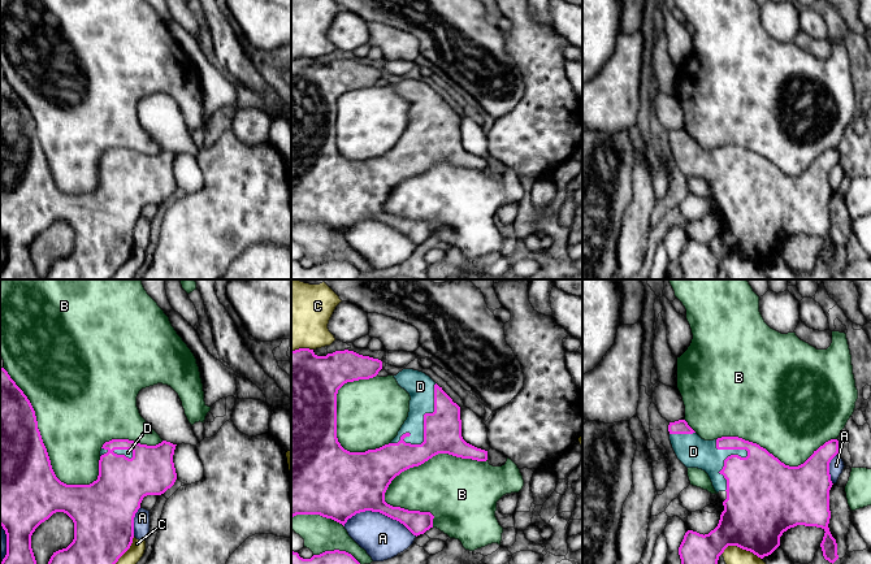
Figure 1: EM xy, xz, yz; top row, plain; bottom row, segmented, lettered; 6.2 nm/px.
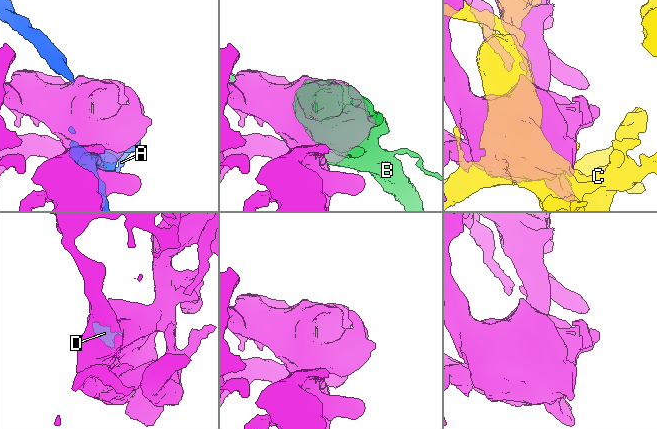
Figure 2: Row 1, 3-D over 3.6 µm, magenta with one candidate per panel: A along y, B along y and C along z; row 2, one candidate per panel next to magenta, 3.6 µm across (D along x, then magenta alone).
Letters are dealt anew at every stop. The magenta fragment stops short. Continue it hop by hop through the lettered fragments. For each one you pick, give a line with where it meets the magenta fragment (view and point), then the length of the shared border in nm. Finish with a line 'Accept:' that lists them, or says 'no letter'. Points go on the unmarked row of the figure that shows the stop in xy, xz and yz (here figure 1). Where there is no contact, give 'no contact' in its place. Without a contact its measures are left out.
D: contact xz (424, 135); length 480 nm
Accept: D

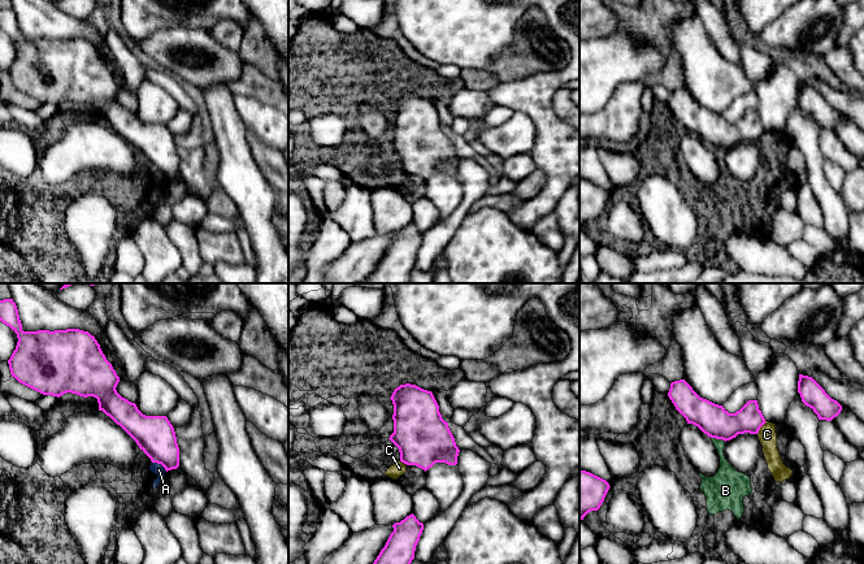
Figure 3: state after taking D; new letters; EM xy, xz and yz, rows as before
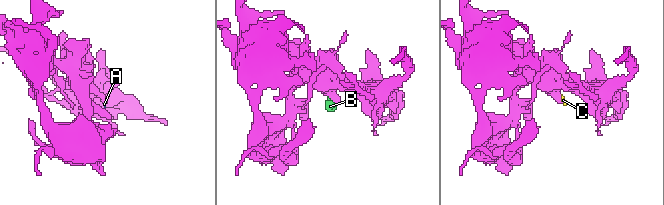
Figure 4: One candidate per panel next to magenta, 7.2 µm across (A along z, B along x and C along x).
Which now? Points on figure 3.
Accept: no letter

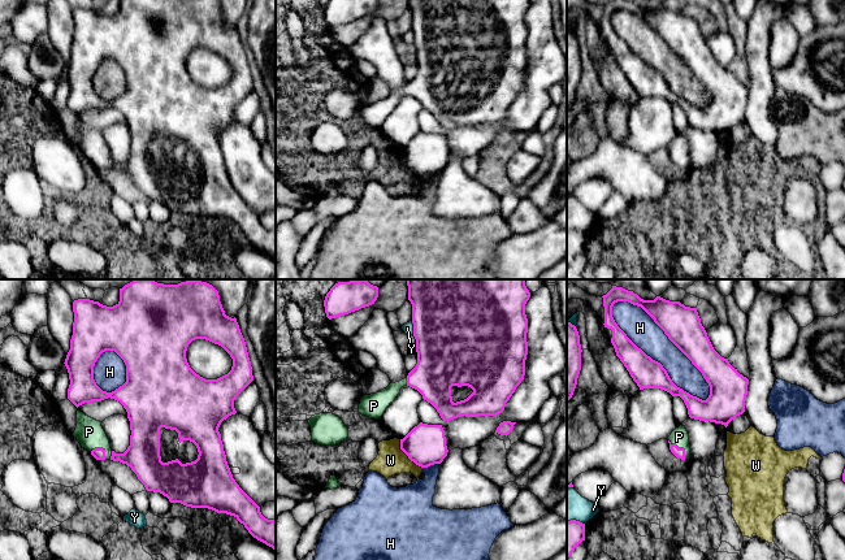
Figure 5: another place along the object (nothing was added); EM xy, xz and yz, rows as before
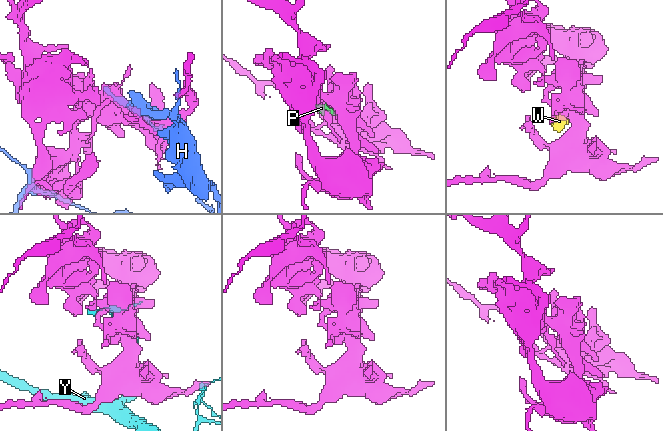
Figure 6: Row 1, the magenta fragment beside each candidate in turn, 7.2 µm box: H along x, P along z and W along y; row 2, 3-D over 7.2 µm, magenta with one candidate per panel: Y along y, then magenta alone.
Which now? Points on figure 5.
P: contact yz (681, 157); length 170 nm
Accept: P

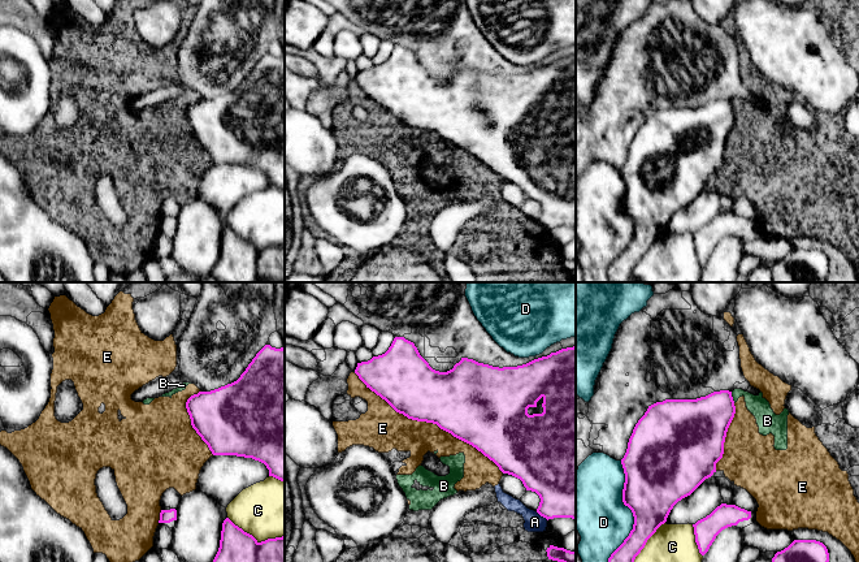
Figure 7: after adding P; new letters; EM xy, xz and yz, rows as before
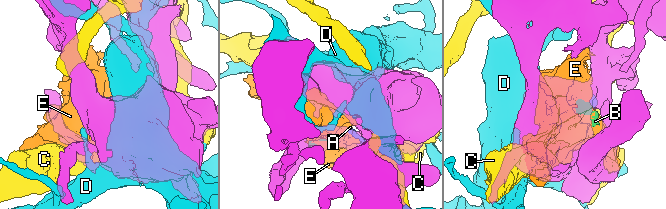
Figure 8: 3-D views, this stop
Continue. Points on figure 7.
Accept: no letter

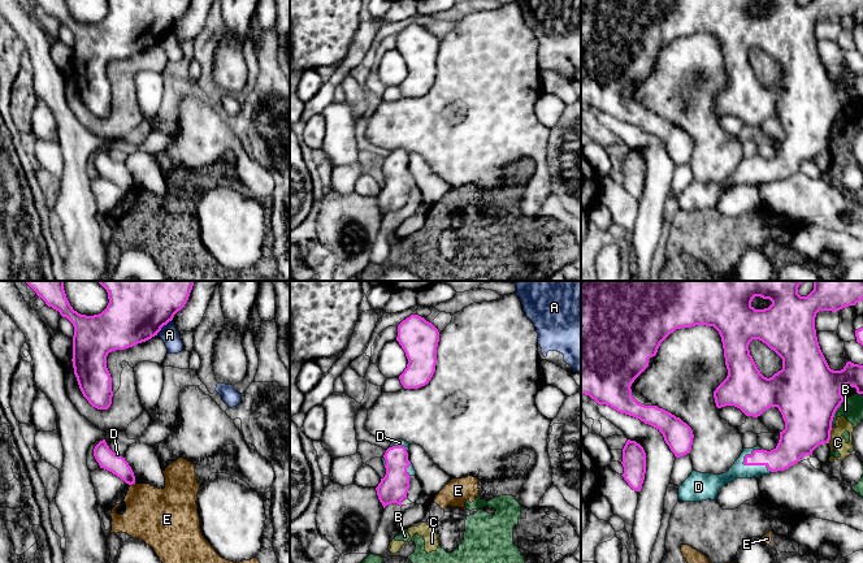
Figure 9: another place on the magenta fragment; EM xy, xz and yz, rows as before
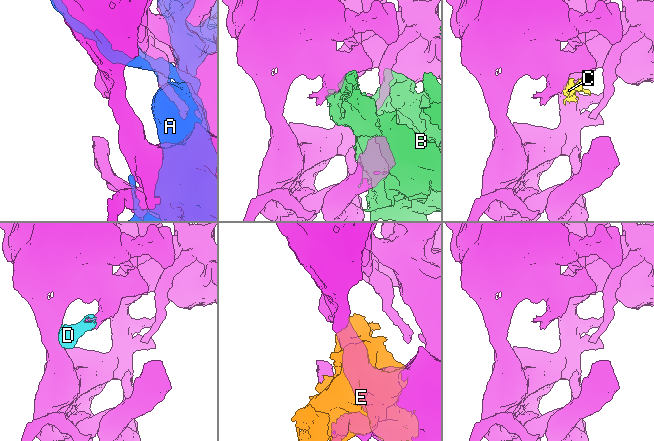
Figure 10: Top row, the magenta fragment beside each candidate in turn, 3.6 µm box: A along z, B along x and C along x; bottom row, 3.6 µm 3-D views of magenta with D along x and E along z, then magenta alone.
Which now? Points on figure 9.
D: contact yz (755, 173); length 200 nm
Accept: D

